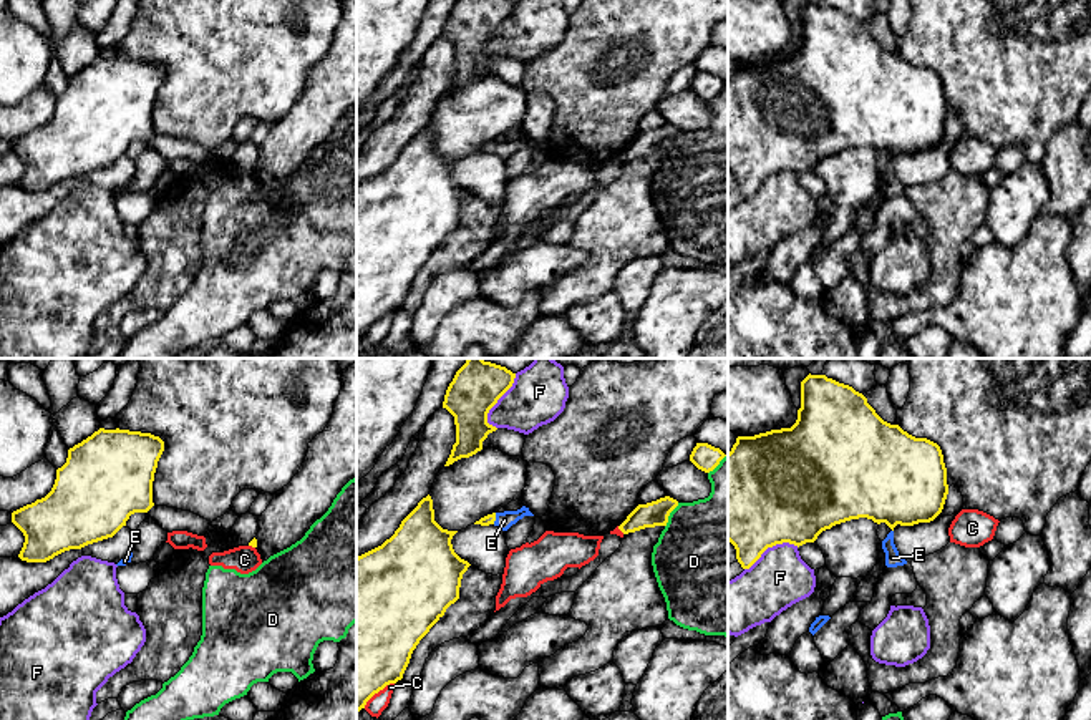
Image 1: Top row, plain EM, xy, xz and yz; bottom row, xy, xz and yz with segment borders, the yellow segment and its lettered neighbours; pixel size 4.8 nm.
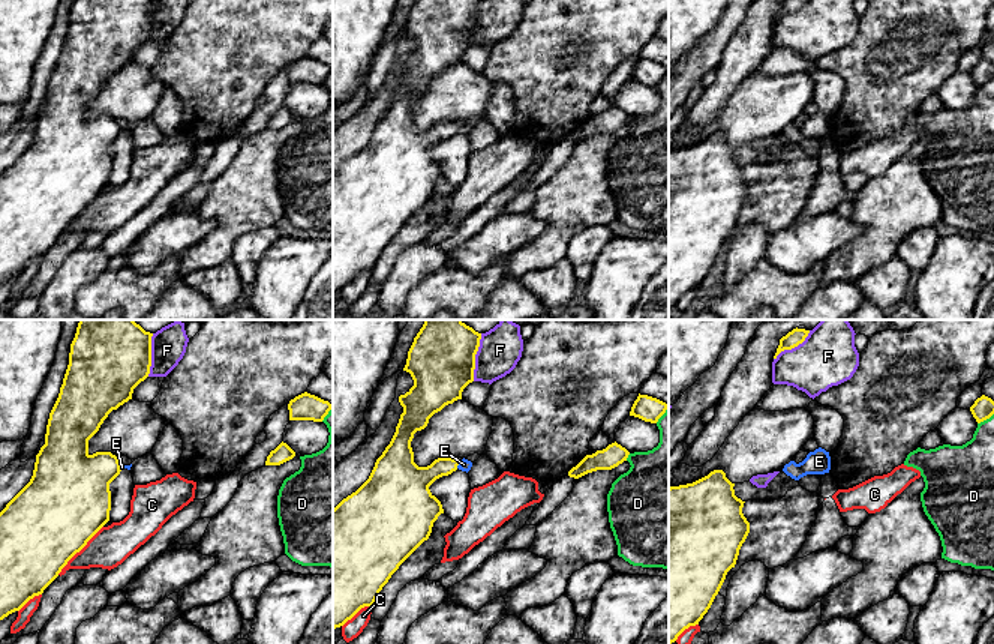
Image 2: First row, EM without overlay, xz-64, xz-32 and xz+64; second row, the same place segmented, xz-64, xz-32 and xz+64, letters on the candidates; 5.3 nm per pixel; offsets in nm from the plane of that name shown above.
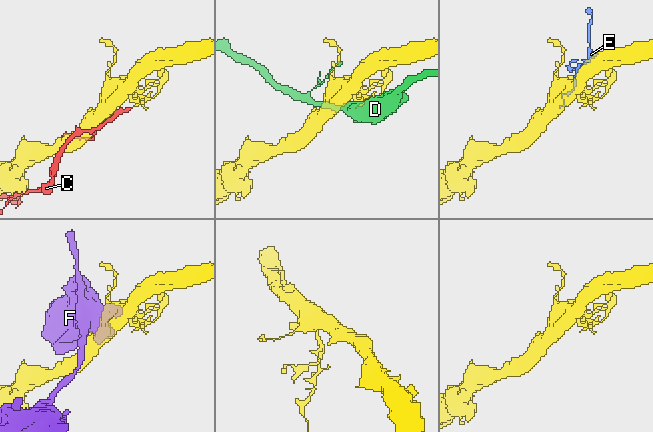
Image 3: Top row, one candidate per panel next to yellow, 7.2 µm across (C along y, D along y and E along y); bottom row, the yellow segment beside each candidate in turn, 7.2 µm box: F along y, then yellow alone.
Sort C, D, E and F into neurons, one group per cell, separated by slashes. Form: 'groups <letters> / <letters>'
groups C D / E / F

